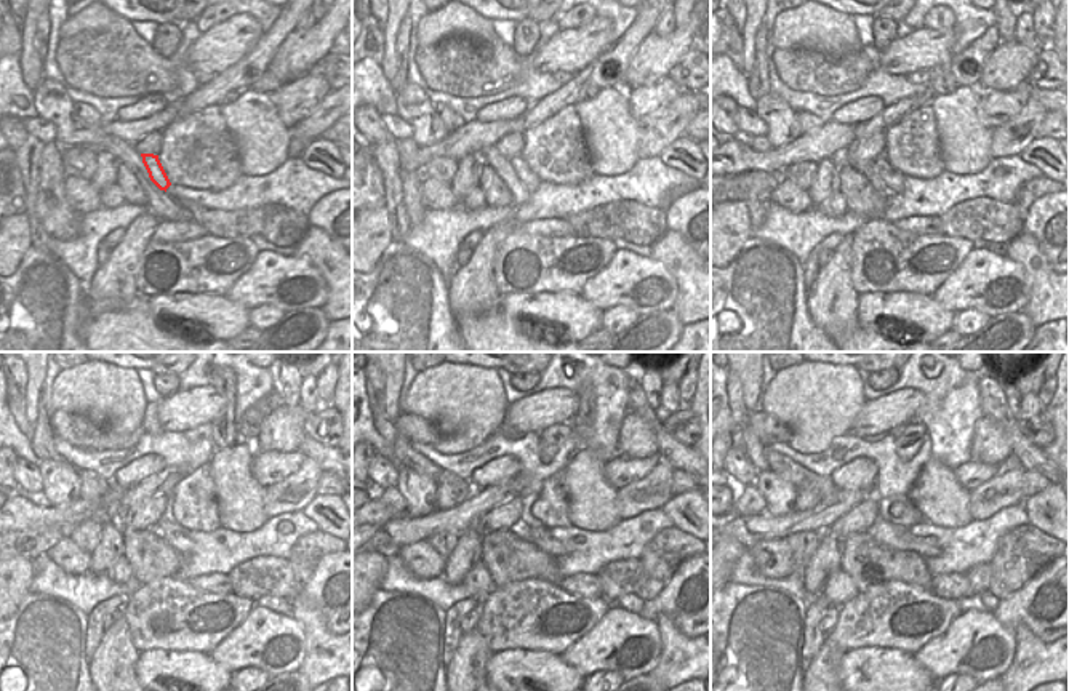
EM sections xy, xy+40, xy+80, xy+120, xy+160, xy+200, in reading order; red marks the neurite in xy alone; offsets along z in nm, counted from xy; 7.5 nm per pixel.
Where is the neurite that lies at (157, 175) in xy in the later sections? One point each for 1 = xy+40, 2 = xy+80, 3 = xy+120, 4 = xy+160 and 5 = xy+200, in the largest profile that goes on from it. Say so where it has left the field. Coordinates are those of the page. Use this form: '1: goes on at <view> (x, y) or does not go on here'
1: goes on at xy+40 (524, 173)
2: goes on at xy+80 (893, 181)
3: goes on at xy+120 (176, 536)
4: goes on at xy+160 (540, 536)
5: goes on at xy+200 (895, 536)

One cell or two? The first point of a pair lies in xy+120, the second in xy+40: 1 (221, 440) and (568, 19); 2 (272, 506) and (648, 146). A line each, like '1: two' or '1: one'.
1: one
2: one

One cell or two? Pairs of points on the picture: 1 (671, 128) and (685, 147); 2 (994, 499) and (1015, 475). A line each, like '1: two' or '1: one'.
1: two
2: one

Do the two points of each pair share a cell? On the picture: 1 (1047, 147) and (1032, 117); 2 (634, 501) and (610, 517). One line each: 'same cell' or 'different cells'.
1: different cells
2: different cells

